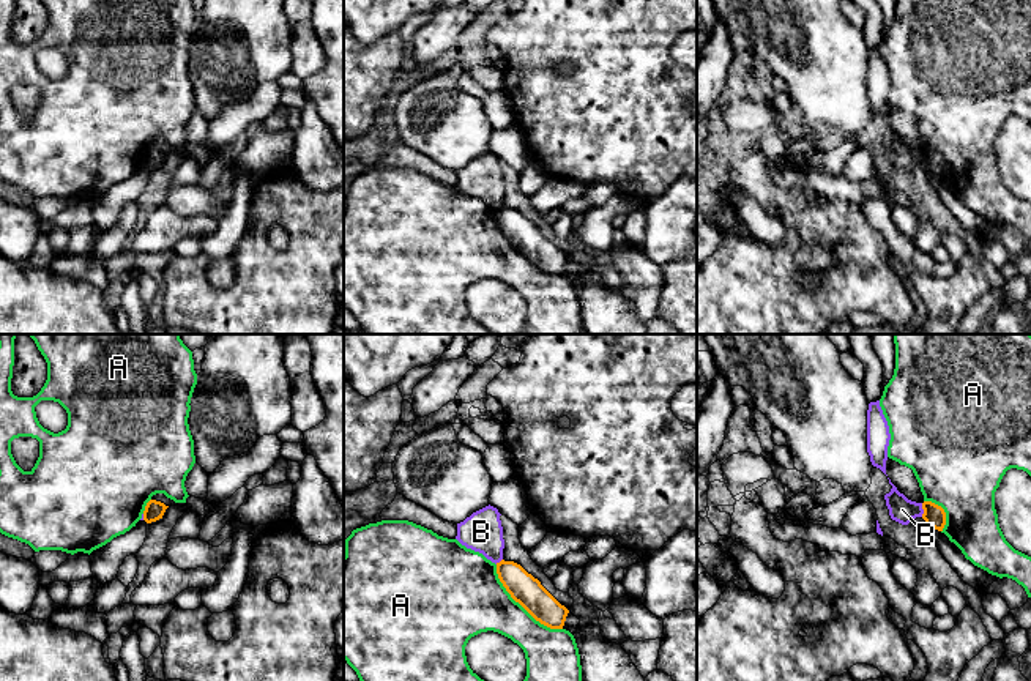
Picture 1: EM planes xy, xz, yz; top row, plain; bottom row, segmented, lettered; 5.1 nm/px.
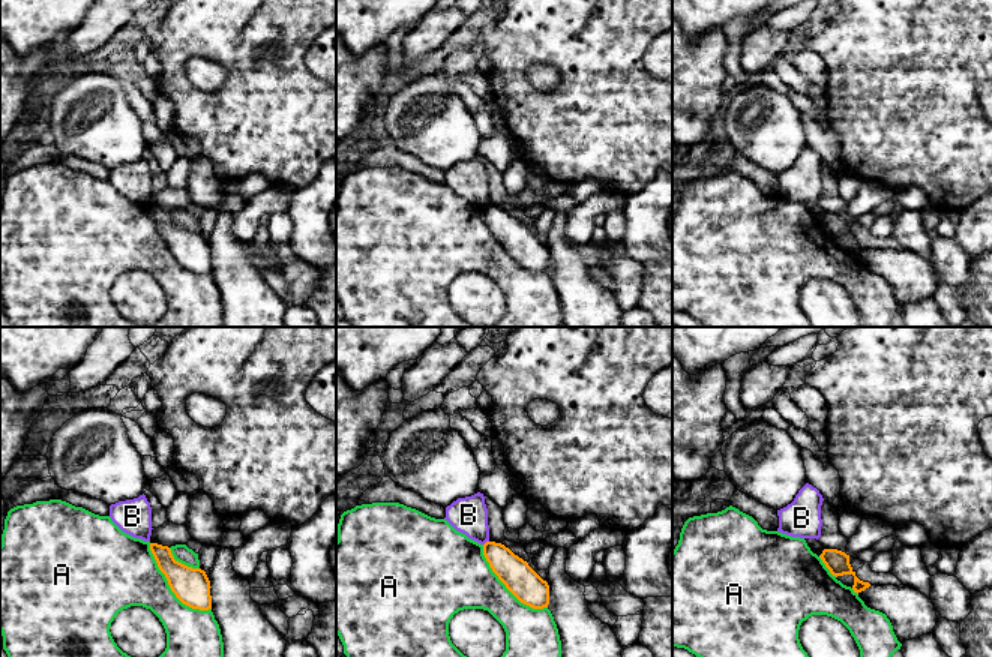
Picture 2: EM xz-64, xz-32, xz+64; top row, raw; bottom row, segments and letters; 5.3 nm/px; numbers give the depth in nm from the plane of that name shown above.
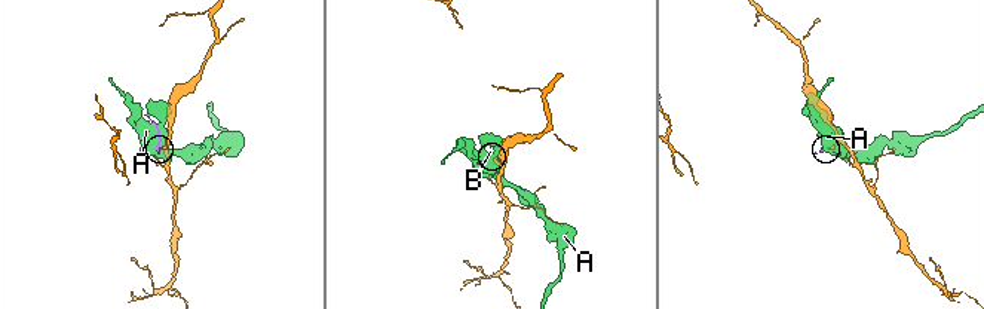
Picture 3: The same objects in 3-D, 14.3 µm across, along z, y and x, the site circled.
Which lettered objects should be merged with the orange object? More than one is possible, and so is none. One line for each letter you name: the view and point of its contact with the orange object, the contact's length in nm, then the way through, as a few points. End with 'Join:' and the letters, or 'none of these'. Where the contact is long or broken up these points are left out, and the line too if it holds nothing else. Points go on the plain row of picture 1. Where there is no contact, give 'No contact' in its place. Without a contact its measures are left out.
Join: none of these

